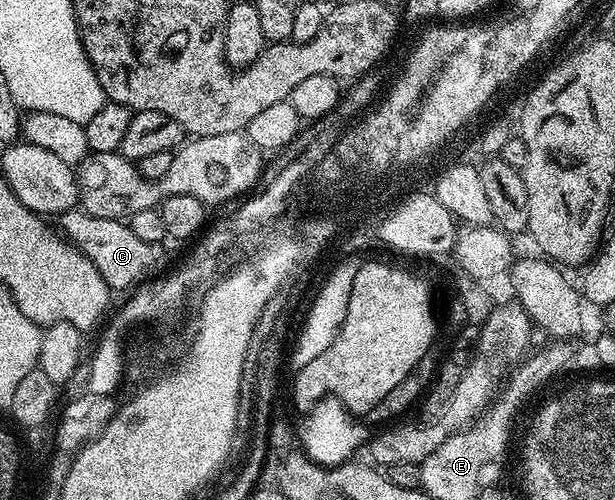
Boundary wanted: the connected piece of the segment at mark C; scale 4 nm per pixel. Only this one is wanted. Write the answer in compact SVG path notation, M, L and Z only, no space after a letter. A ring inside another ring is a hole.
M74 207L60 214L59 221L60 232L67 235L68 240L72 241L85 257L91 259L91 263L101 272L110 290L132 290L166 268L164 267L166 246L143 243L143 239L138 239L135 231L131 231L124 220L108 221L86 213L84 208Z

